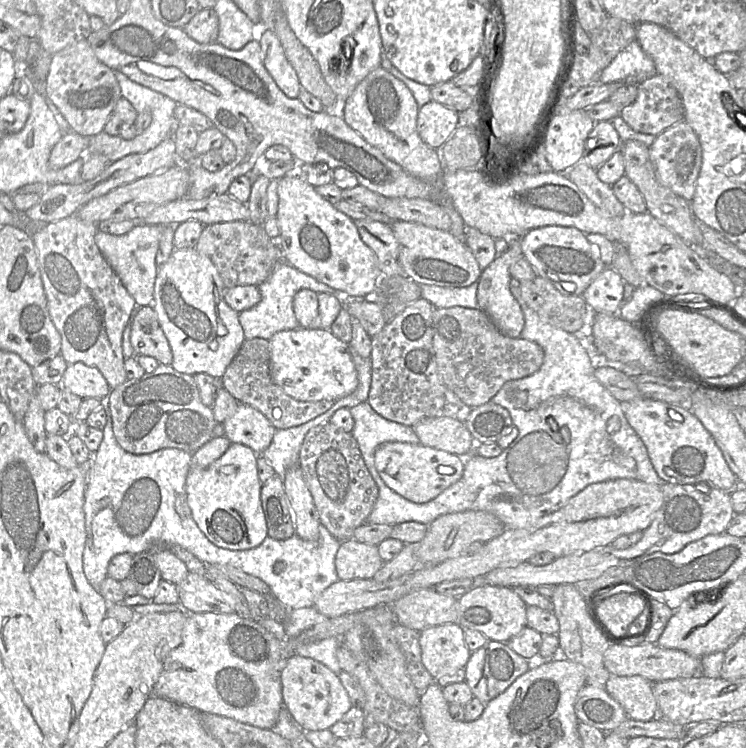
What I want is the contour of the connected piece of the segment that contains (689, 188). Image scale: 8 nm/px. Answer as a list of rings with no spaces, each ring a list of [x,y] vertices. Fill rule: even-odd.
[[[683,120],[664,130],[649,147],[649,155],[658,181],[675,194],[691,201],[702,164],[700,141],[691,126]]]

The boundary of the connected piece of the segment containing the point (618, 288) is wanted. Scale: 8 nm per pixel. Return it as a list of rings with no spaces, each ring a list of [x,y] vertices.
[[[612,267],[604,270],[583,292],[582,297],[595,312],[618,313],[623,299],[624,281]]]

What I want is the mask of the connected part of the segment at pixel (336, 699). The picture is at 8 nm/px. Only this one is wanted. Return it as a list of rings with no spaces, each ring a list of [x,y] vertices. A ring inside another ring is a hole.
[[[293,655],[281,672],[281,686],[283,706],[305,732],[330,729],[352,707],[339,677],[312,658]]]

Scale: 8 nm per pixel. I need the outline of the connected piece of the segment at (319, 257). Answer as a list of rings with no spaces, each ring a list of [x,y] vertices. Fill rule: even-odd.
[[[299,174],[280,178],[278,196],[279,243],[290,264],[351,297],[366,297],[377,291],[384,274],[375,253],[361,239],[353,219],[337,210]]]

